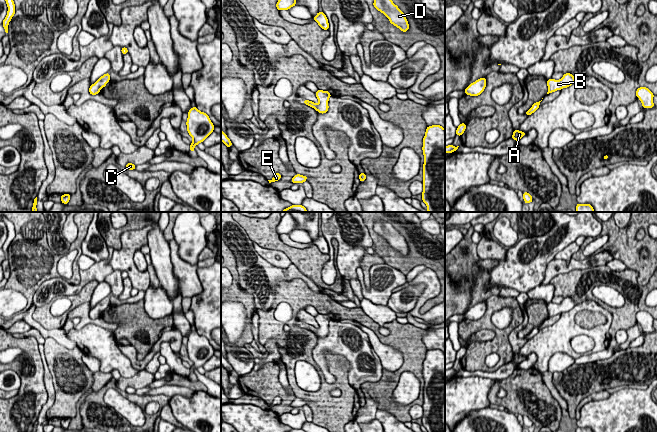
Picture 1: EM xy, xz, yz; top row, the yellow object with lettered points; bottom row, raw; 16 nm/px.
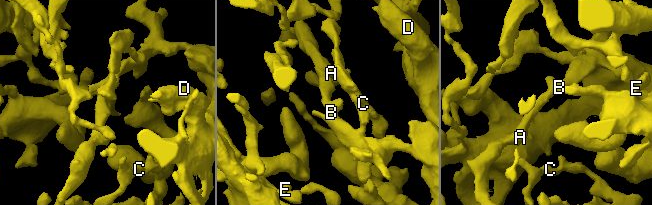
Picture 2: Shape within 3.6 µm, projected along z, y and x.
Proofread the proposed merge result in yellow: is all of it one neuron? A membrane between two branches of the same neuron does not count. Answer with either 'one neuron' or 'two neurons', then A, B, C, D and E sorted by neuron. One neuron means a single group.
two neurons | A / B C D E

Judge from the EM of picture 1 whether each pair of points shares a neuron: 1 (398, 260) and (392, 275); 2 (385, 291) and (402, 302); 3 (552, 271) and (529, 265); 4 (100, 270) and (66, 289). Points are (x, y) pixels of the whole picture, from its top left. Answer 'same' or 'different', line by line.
1: different
2: different
3: different
4: same

